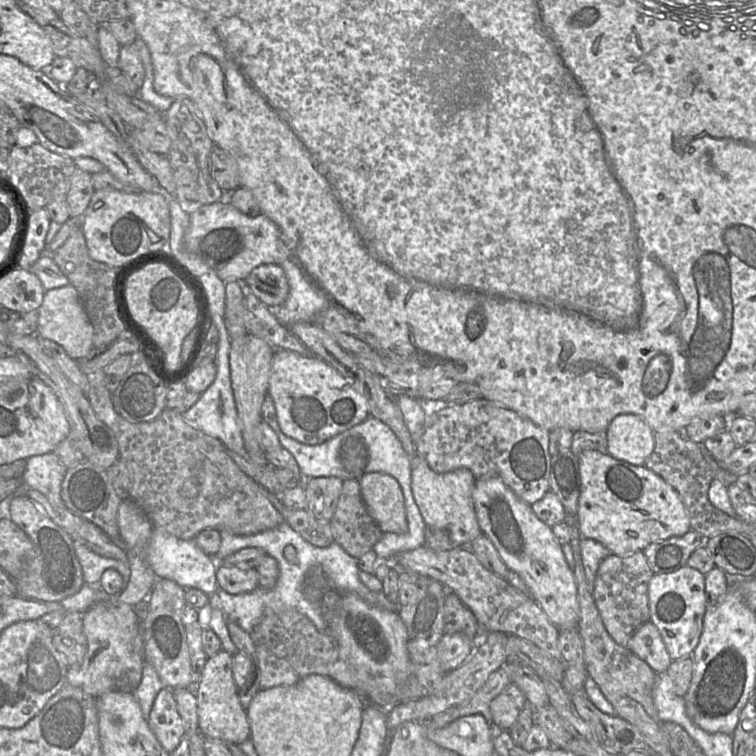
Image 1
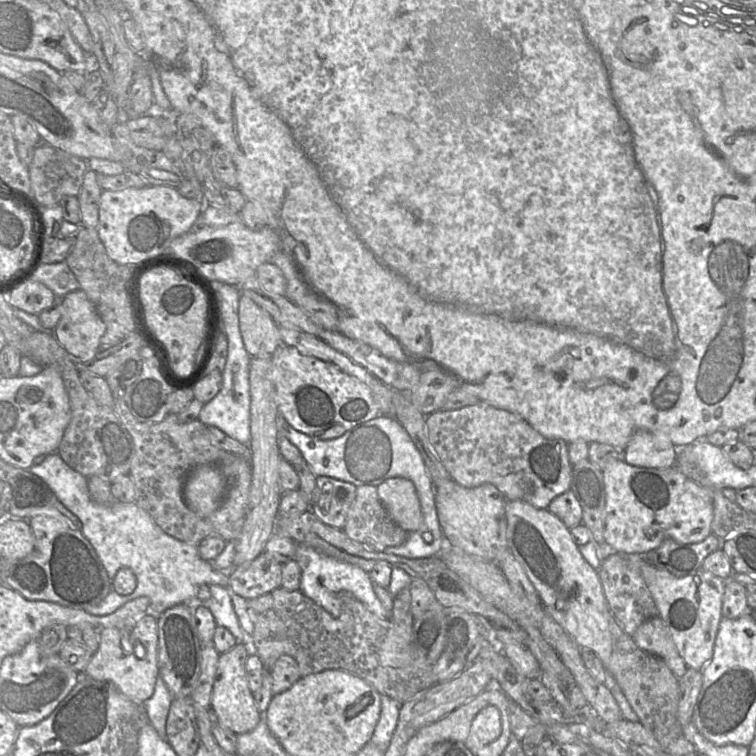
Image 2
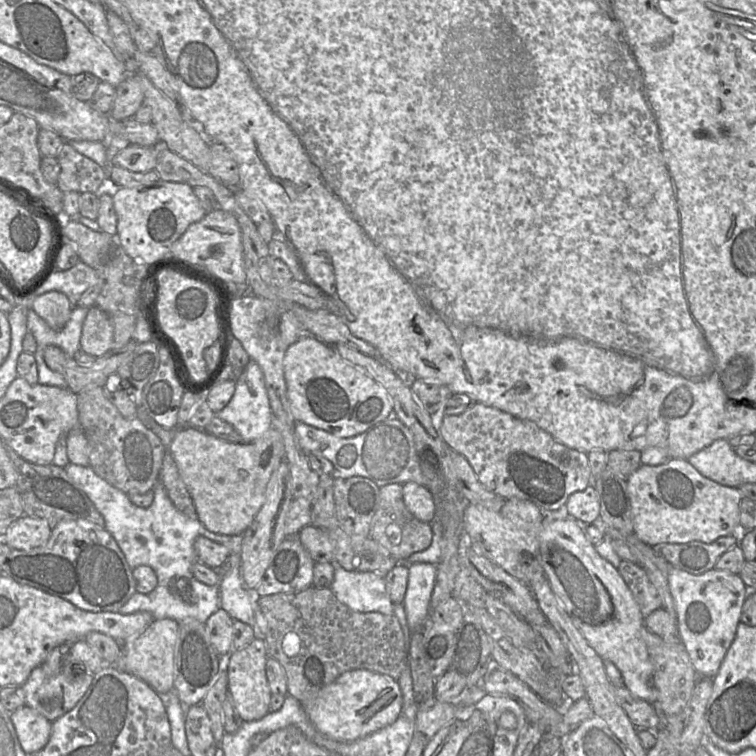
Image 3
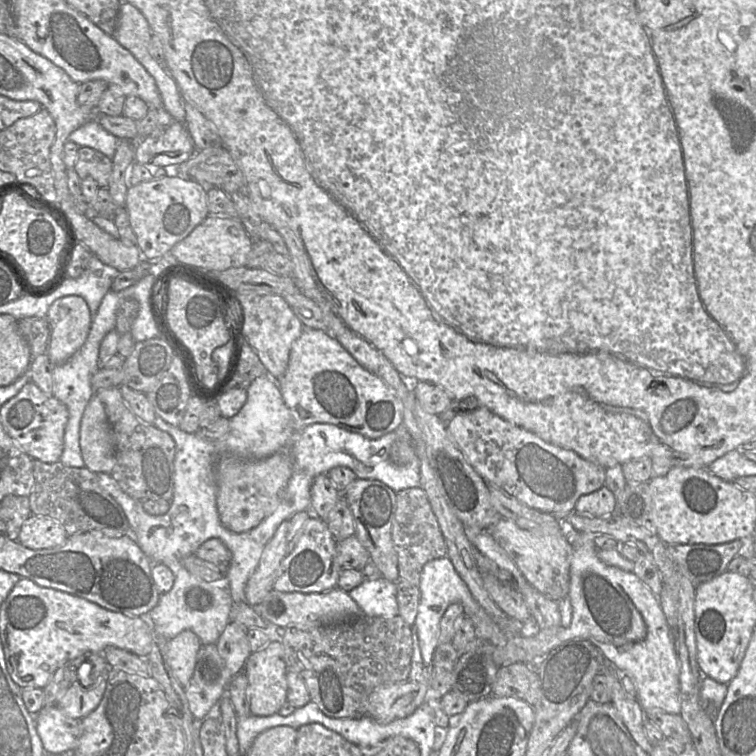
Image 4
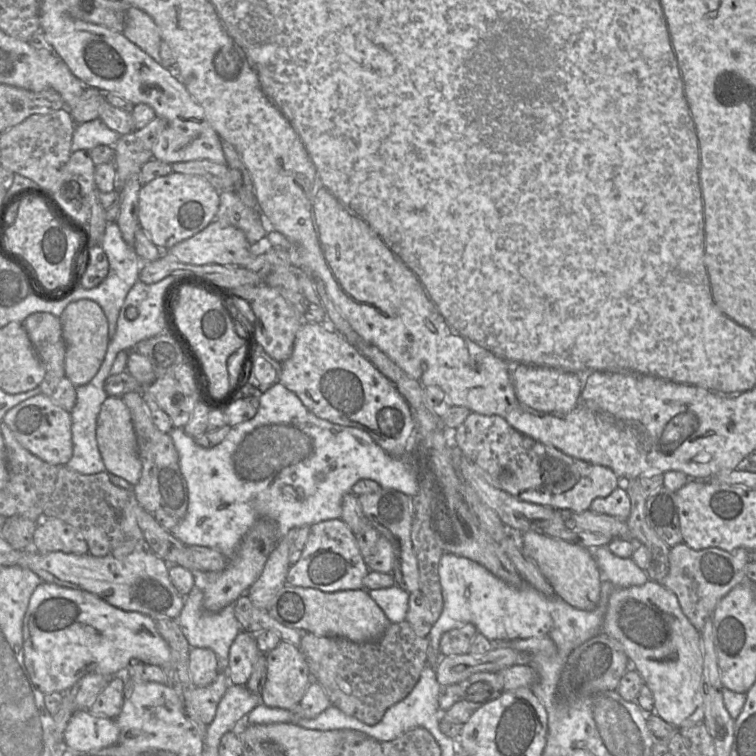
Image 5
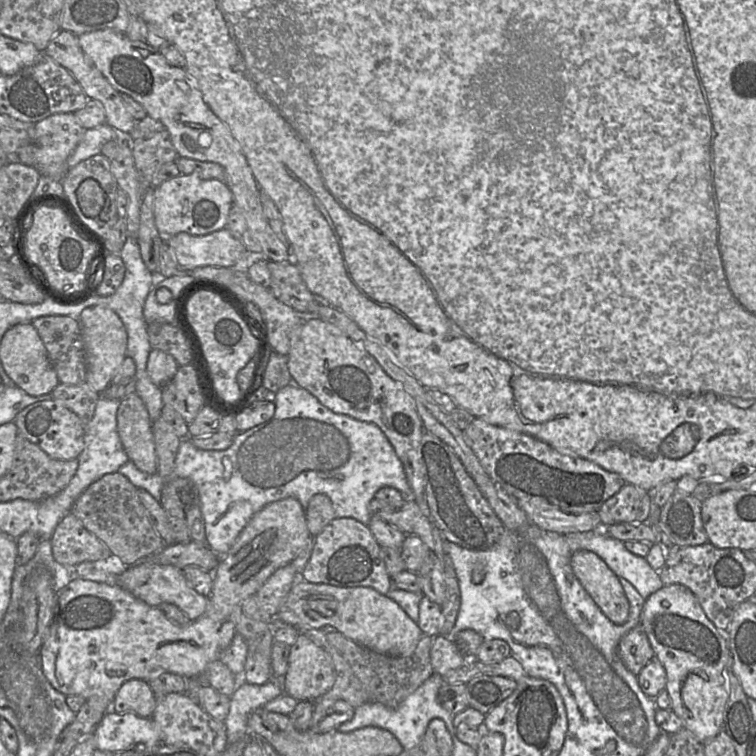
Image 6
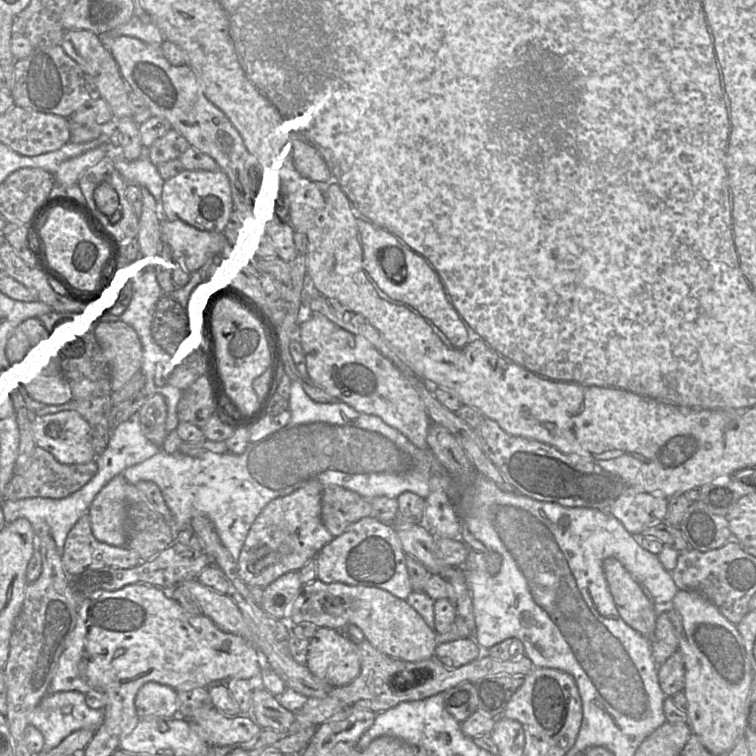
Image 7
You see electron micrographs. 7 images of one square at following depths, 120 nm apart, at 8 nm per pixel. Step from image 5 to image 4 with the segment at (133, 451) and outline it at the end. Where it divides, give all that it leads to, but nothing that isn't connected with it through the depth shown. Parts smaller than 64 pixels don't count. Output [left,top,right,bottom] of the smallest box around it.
[79,394,115,473]

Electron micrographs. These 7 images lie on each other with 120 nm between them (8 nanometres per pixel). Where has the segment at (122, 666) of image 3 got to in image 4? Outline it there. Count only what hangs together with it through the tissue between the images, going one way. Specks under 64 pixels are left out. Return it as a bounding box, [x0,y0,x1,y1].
[166,630,202,687]

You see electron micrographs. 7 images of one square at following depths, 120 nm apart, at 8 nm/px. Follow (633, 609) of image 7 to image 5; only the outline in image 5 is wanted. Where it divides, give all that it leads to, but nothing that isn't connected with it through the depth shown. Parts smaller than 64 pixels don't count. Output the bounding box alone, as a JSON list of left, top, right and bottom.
[521,532,604,611]

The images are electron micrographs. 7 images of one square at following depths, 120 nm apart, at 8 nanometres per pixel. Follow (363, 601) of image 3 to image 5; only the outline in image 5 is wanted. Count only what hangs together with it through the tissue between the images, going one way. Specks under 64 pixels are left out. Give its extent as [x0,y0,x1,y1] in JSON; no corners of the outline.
[367,585,409,623]

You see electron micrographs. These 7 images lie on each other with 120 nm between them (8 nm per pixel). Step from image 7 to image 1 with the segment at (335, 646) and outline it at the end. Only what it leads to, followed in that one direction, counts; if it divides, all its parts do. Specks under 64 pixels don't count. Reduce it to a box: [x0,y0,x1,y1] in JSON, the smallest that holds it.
[195,650,250,745]

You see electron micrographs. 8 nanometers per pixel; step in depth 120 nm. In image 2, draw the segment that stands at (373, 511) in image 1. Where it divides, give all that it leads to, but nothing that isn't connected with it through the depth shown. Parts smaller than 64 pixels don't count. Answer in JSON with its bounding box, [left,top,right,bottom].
[376,477,423,538]

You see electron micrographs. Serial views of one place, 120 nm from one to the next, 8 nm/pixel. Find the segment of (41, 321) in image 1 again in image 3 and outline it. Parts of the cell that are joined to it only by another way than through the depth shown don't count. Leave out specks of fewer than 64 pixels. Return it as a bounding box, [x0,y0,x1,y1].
[80,306,113,357]

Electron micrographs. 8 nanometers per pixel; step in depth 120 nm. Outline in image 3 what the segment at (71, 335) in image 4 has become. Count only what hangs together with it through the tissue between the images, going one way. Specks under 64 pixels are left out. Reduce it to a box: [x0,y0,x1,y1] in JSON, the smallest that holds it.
[31,291,73,330]

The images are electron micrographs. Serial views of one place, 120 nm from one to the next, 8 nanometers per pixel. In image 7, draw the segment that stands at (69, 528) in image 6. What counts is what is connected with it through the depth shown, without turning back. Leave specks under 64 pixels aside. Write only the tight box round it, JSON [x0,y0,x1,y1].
[61,514,144,574]

